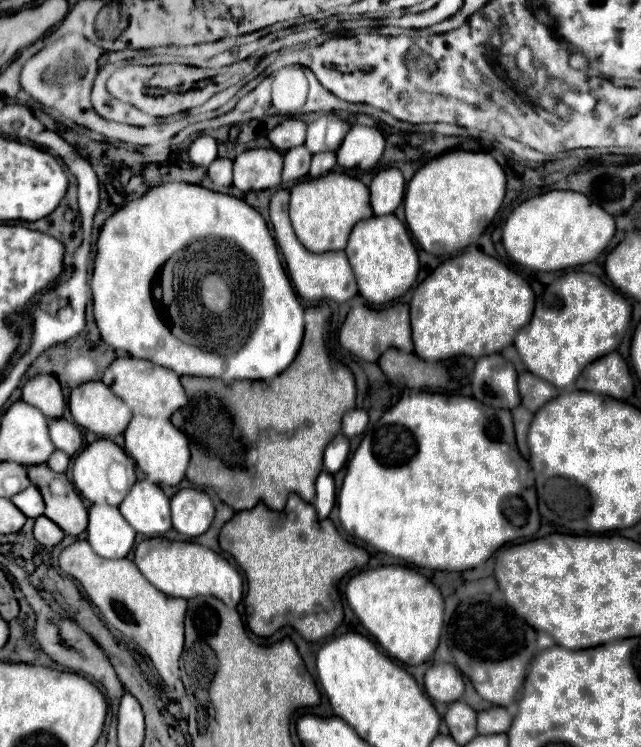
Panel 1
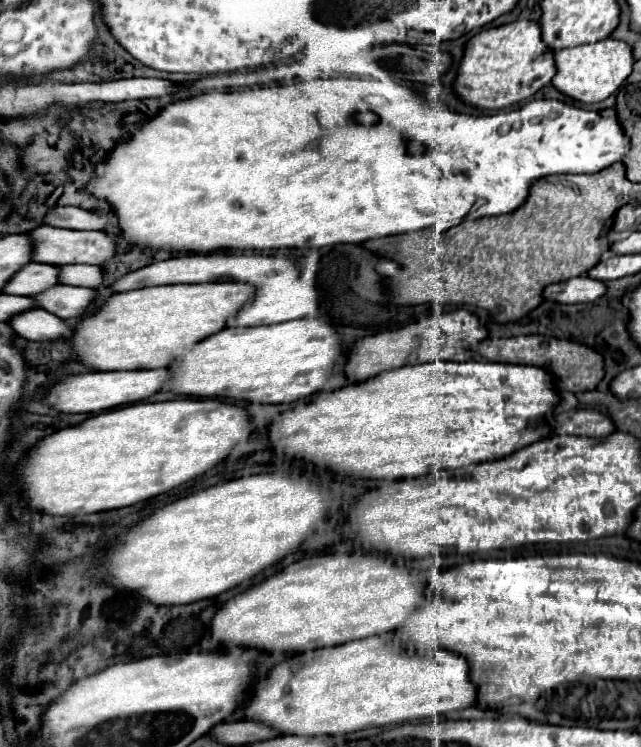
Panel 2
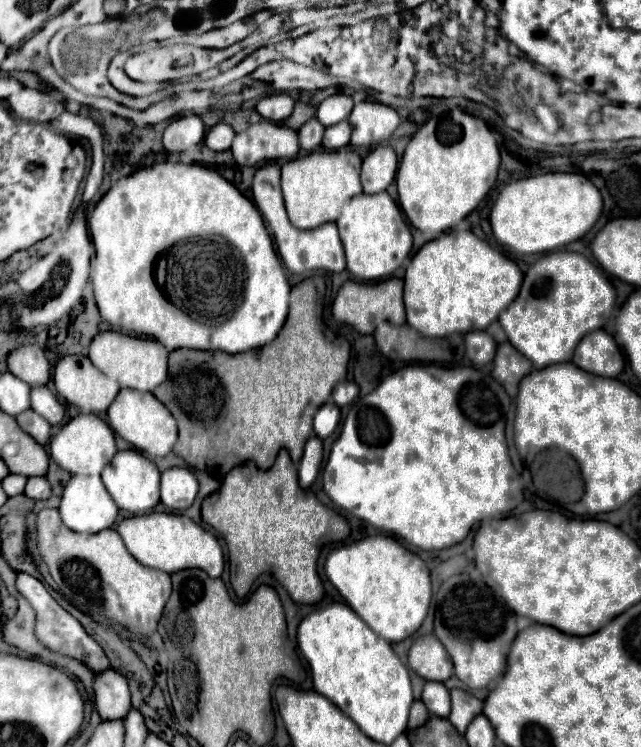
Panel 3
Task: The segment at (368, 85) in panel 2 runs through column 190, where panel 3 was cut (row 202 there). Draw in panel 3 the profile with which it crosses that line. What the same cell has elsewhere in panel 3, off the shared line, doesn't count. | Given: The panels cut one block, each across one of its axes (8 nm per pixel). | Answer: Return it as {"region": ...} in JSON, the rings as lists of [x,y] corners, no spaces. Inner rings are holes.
{"region":[[[152,164],[132,176],[120,178],[96,204],[88,220],[88,226],[90,226],[92,242],[96,248],[96,258],[92,266],[94,298],[96,298],[100,316],[104,320],[118,324],[126,330],[132,330],[136,334],[154,336],[168,350],[208,348],[208,350],[222,350],[222,352],[248,352],[252,348],[262,348],[264,344],[274,340],[276,332],[280,332],[280,328],[284,326],[284,320],[288,316],[290,284],[286,280],[284,268],[274,250],[272,238],[262,222],[258,208],[218,172],[198,166],[198,164]],[[202,234],[222,236],[234,248],[238,248],[246,266],[246,274],[248,274],[242,304],[220,326],[206,326],[192,320],[188,314],[184,314],[180,308],[176,308],[172,302],[168,302],[162,296],[152,276],[154,258],[162,250],[166,250],[168,246],[172,246],[174,242],[182,238],[202,236]]]}

